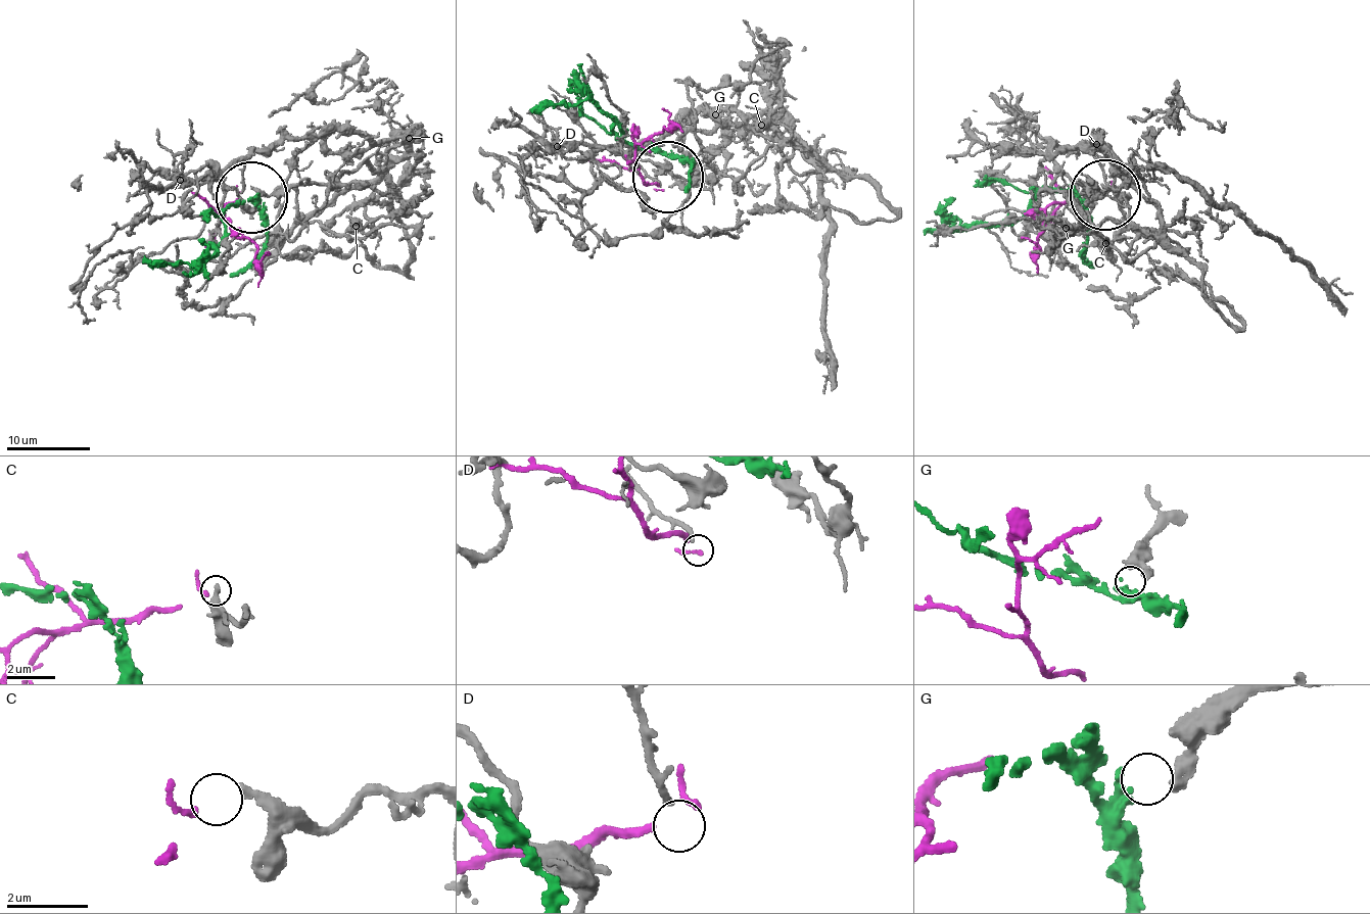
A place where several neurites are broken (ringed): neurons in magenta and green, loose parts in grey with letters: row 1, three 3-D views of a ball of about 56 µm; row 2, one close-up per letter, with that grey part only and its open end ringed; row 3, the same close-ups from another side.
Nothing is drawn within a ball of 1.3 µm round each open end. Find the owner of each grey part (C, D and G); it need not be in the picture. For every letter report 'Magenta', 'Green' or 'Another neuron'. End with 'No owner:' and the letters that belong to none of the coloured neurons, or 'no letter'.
C: Magenta
D: Another neuron
G: Green
No owner: D

